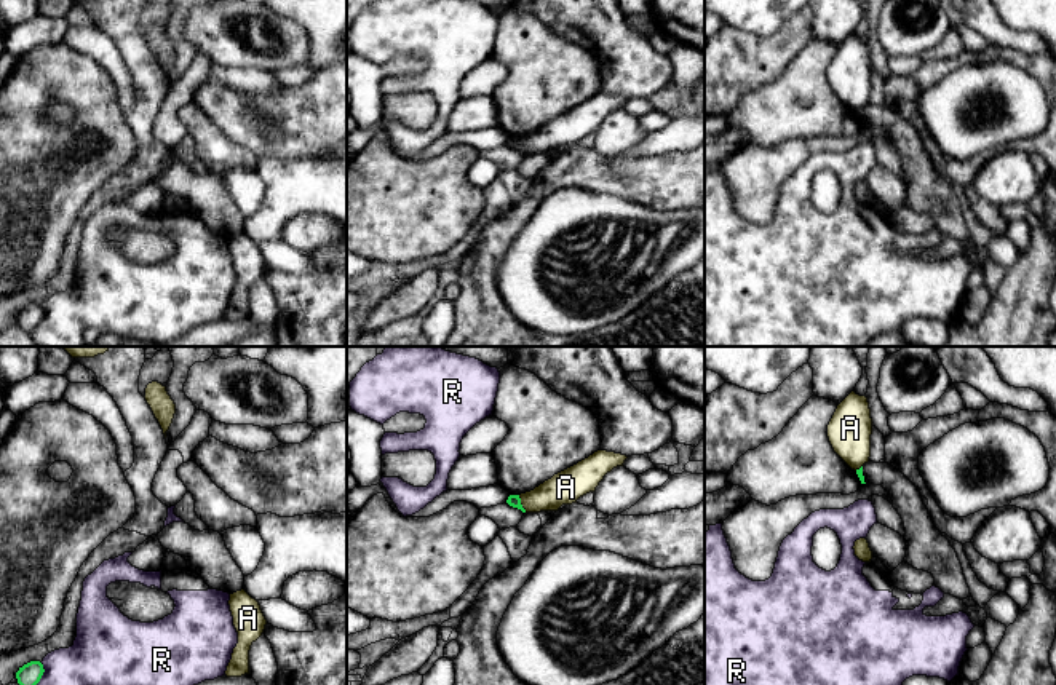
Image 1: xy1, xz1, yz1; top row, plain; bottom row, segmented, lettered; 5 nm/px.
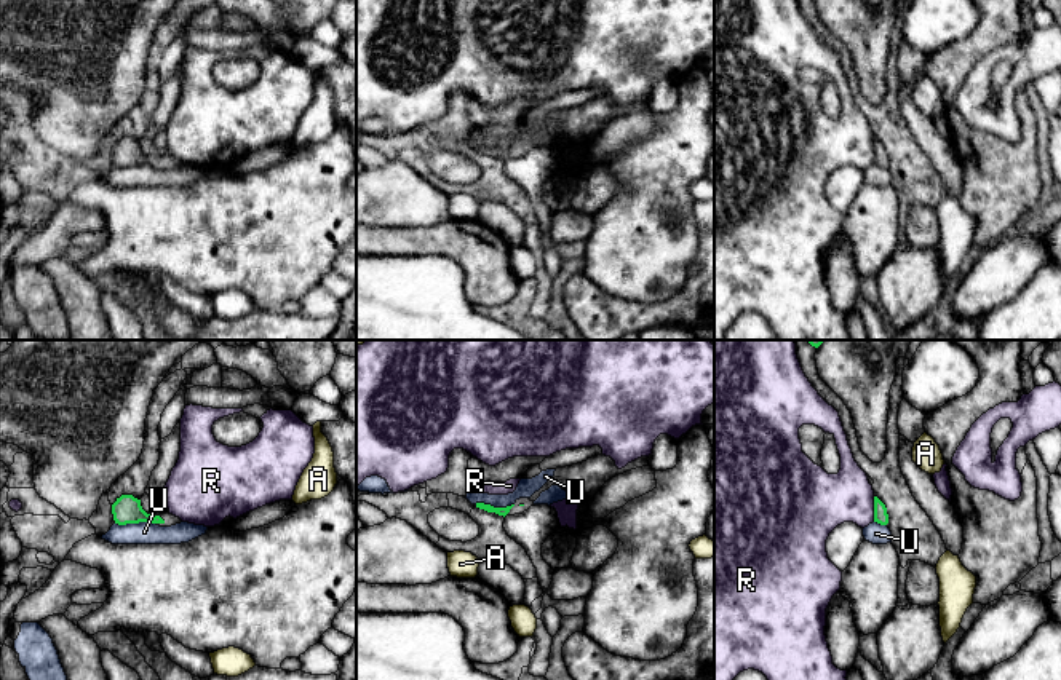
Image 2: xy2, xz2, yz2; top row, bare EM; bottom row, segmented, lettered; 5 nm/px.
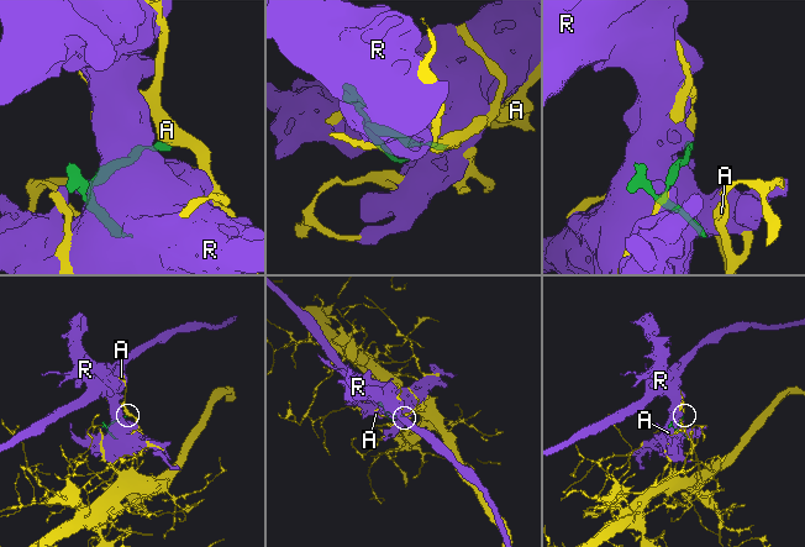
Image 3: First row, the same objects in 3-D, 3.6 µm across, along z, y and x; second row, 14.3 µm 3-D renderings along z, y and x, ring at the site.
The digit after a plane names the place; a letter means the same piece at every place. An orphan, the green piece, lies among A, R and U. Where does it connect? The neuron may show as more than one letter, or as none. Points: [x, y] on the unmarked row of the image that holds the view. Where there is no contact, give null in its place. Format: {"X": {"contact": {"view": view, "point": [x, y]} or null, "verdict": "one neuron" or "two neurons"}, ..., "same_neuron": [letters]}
{"A": {"contact": {"view": "xz1", "point": [520, 146]}, "verdict": "two neurons"}, "R": {"contact": {"view": "xy1", "point": [40, 320]}, "verdict": "two neurons"}, "U": {"contact": {"view": "xy2", "point": [135, 165]}, "verdict": "two neurons"}, "same_neuron": []}

